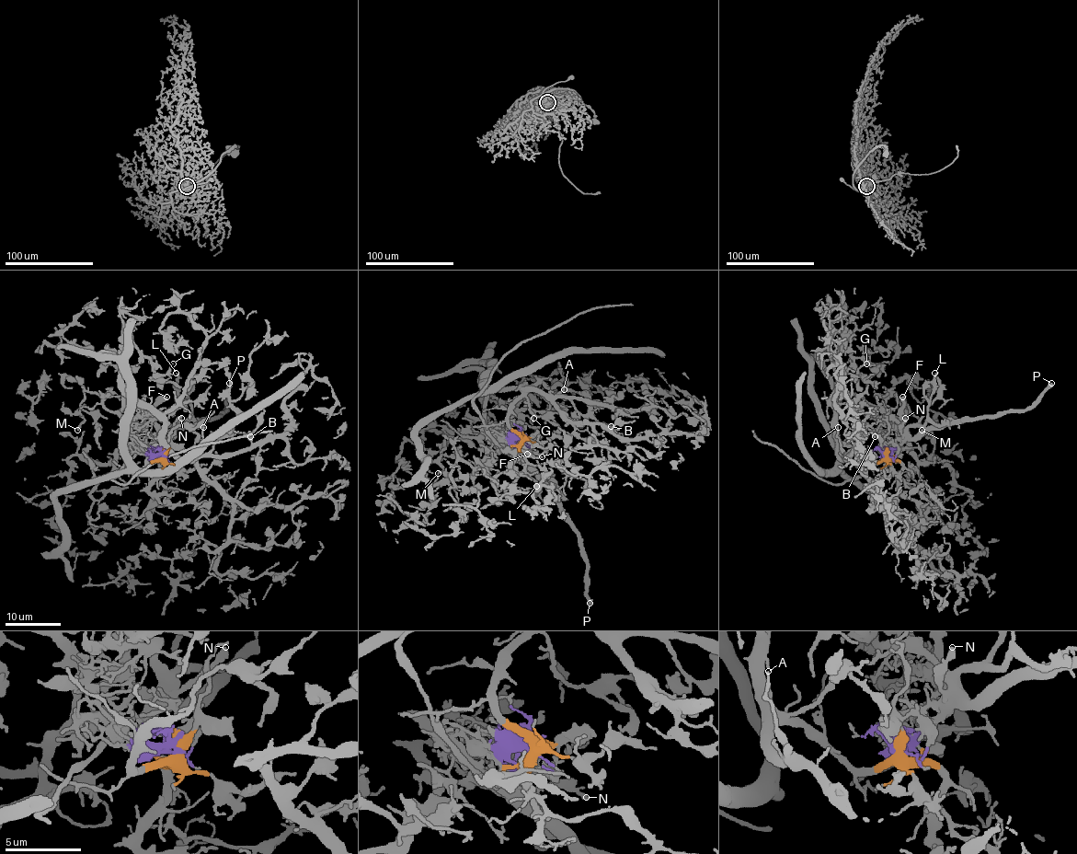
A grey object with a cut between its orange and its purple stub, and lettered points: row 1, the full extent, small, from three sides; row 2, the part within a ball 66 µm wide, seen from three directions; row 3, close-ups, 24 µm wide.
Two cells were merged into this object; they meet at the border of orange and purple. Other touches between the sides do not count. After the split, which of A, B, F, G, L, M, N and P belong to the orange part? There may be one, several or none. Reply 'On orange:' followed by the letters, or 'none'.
On orange: A, B, G, M

